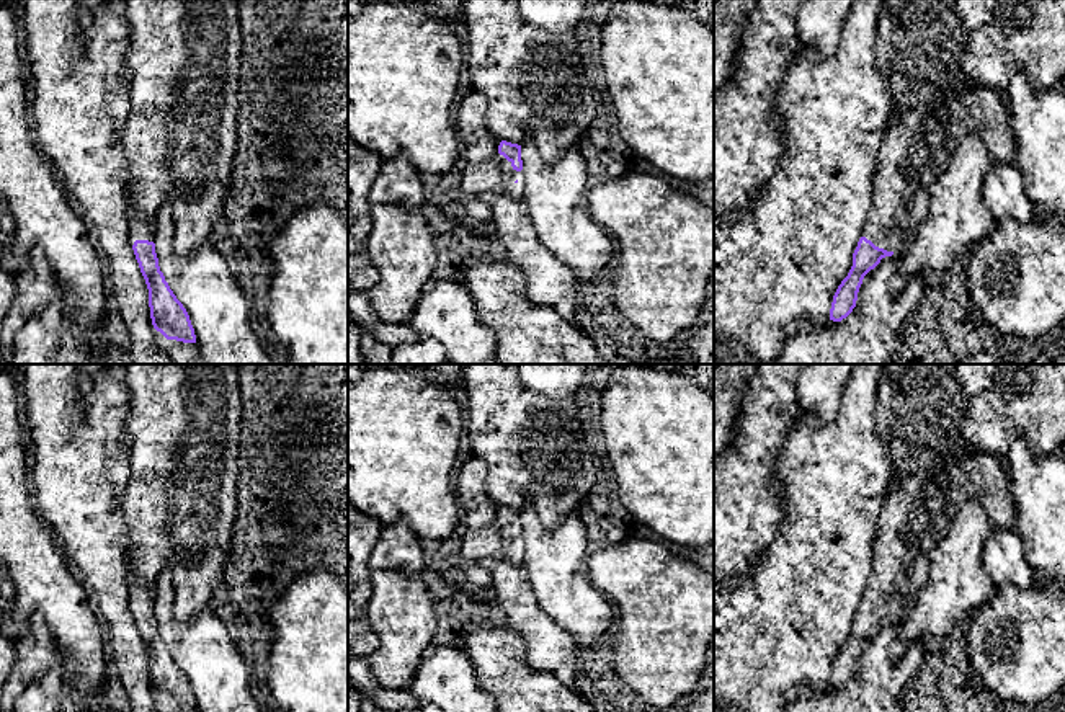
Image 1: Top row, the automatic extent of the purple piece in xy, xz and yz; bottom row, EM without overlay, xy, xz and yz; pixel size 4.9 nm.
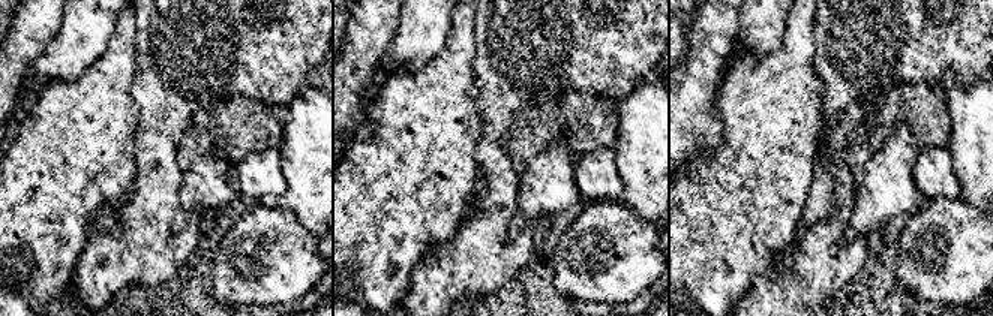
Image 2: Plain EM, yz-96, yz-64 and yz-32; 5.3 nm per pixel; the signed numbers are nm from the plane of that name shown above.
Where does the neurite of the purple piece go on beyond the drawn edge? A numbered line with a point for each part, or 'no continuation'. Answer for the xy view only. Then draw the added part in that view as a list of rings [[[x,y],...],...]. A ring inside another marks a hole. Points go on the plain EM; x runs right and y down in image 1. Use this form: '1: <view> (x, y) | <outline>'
1: xy (139, 595) | [[[127,572],[126,578],[129,586],[131,611],[134,611],[136,606],[154,607],[154,593],[150,593],[134,573]]]

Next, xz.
1: xz (515, 556) | [[[498,519],[498,527],[500,527],[500,536],[503,542],[503,550],[505,550],[505,560],[515,563],[515,565],[523,565],[524,562],[524,539],[516,537],[511,532],[511,527],[508,527],[503,521]]]

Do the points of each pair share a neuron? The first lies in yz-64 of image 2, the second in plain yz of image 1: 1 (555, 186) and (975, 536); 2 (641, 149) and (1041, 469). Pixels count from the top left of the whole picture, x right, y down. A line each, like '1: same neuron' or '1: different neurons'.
1: same neuron
2: same neuron

